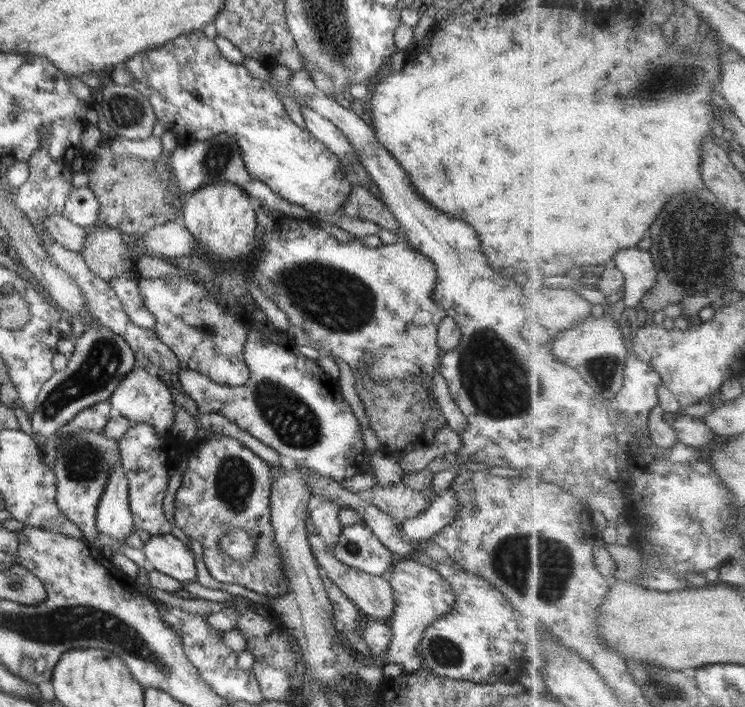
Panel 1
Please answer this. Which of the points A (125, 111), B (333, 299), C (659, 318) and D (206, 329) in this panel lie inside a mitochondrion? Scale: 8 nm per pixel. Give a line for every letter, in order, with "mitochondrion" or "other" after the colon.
A: mitochondrion
B: mitochondrion
C: other
D: other

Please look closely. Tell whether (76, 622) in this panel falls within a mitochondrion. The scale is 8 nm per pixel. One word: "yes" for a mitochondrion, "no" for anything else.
yes

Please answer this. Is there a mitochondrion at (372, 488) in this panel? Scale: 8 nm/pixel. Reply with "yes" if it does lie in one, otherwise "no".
no

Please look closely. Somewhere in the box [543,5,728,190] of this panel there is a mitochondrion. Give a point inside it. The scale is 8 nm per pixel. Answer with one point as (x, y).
(686, 80)

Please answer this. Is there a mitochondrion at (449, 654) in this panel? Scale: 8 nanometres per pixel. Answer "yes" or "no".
yes

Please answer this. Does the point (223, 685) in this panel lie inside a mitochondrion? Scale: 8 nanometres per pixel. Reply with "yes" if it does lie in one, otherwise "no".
no

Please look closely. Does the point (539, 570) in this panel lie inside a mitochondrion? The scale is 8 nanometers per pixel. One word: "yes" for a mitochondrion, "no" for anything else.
yes

